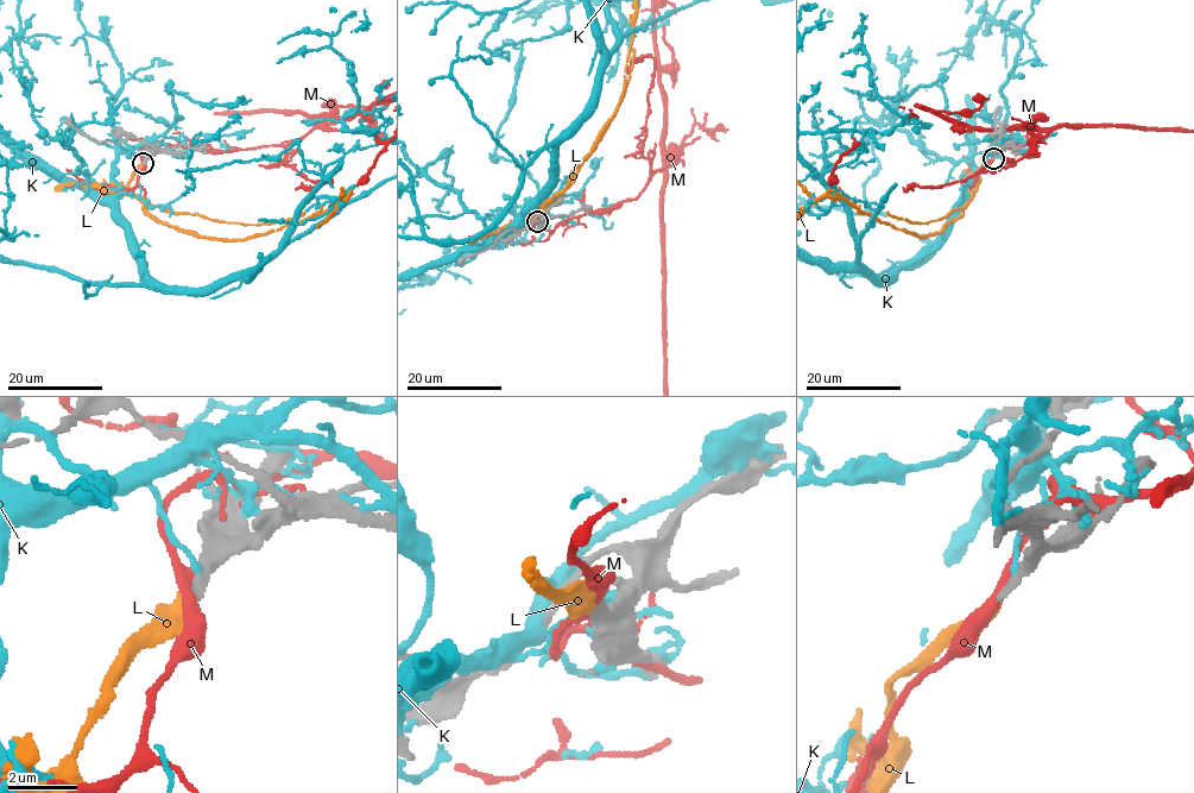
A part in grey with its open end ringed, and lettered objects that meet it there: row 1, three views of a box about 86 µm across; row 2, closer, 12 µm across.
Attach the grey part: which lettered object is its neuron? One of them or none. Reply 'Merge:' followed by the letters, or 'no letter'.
Merge: L

